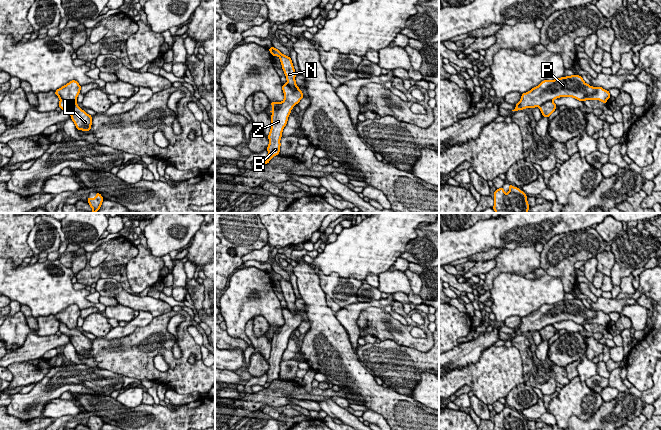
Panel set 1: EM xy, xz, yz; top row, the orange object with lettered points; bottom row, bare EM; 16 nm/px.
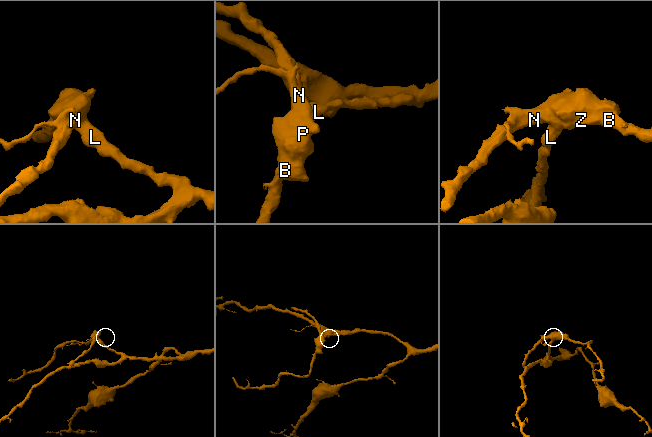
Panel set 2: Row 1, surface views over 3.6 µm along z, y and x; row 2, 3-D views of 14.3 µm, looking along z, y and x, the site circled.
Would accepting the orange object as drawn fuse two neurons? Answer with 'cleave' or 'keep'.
cleave

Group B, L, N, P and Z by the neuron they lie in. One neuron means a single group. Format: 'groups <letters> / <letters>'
groups B L Z / N P

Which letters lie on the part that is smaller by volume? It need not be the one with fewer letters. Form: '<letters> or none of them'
N, P

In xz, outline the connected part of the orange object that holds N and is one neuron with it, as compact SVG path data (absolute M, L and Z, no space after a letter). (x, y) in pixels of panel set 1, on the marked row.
M281 54L280 62L281 62L284 74L286 76L286 79L287 79L286 84L294 91L299 90L299 87L297 86L296 81L295 81L296 72L295 72L291 58L284 54Z

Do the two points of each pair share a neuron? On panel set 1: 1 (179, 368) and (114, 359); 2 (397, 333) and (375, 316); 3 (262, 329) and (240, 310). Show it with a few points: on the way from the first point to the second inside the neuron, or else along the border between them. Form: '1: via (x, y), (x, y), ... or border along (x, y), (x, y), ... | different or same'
1: via (163, 352), (159, 348), (130, 348) | same
2: via (392, 329), (387, 328), (380, 321) | same
3: border along (251, 318), (261, 315), (271, 325) | different

